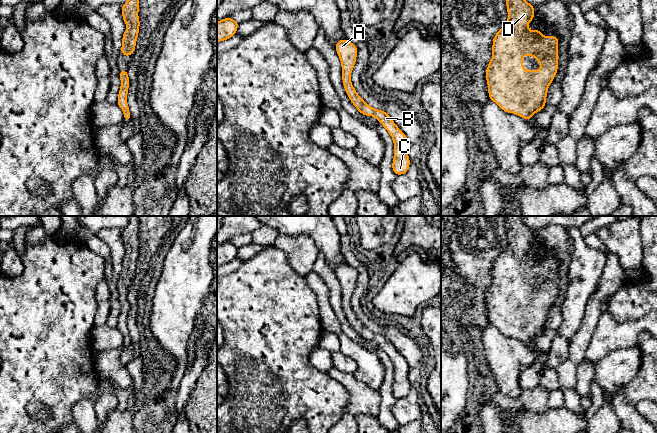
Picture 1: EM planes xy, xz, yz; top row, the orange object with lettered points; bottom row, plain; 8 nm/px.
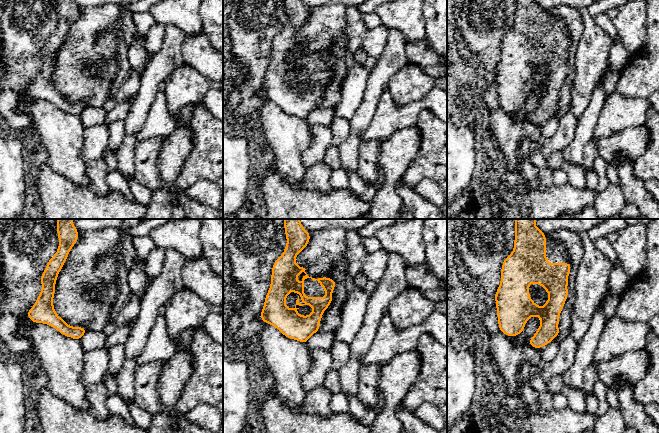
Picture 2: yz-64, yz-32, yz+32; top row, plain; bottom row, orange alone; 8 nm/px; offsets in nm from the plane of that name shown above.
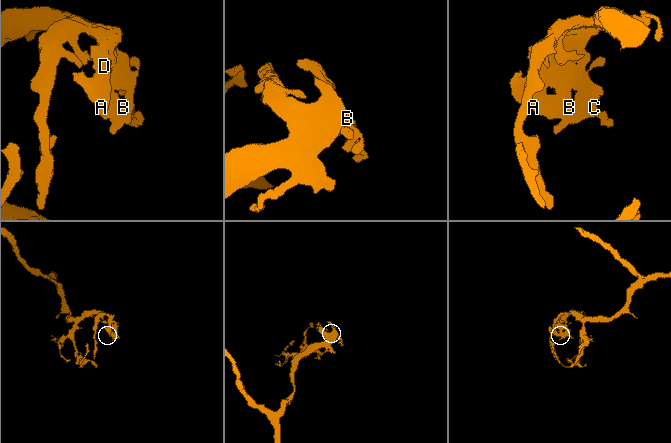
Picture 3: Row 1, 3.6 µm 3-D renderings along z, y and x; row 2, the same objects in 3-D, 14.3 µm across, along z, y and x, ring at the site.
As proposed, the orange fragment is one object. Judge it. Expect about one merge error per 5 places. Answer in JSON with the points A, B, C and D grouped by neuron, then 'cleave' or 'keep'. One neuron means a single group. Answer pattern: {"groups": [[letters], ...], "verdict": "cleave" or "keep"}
{"groups": [["A", "B", "C", "D"]], "verdict": "keep"}

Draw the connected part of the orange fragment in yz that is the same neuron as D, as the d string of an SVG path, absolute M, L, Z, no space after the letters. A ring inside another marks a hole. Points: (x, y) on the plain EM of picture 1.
M504 216L506 221L508 244L495 258L492 268L492 283L486 292L486 305L489 323L504 336L516 338L526 345L541 335L547 328L547 315L558 295L557 260L542 260L541 254L530 255L527 248L534 242L535 230L529 228L522 216ZM528 278L539 285L541 294L524 294L523 280Z

